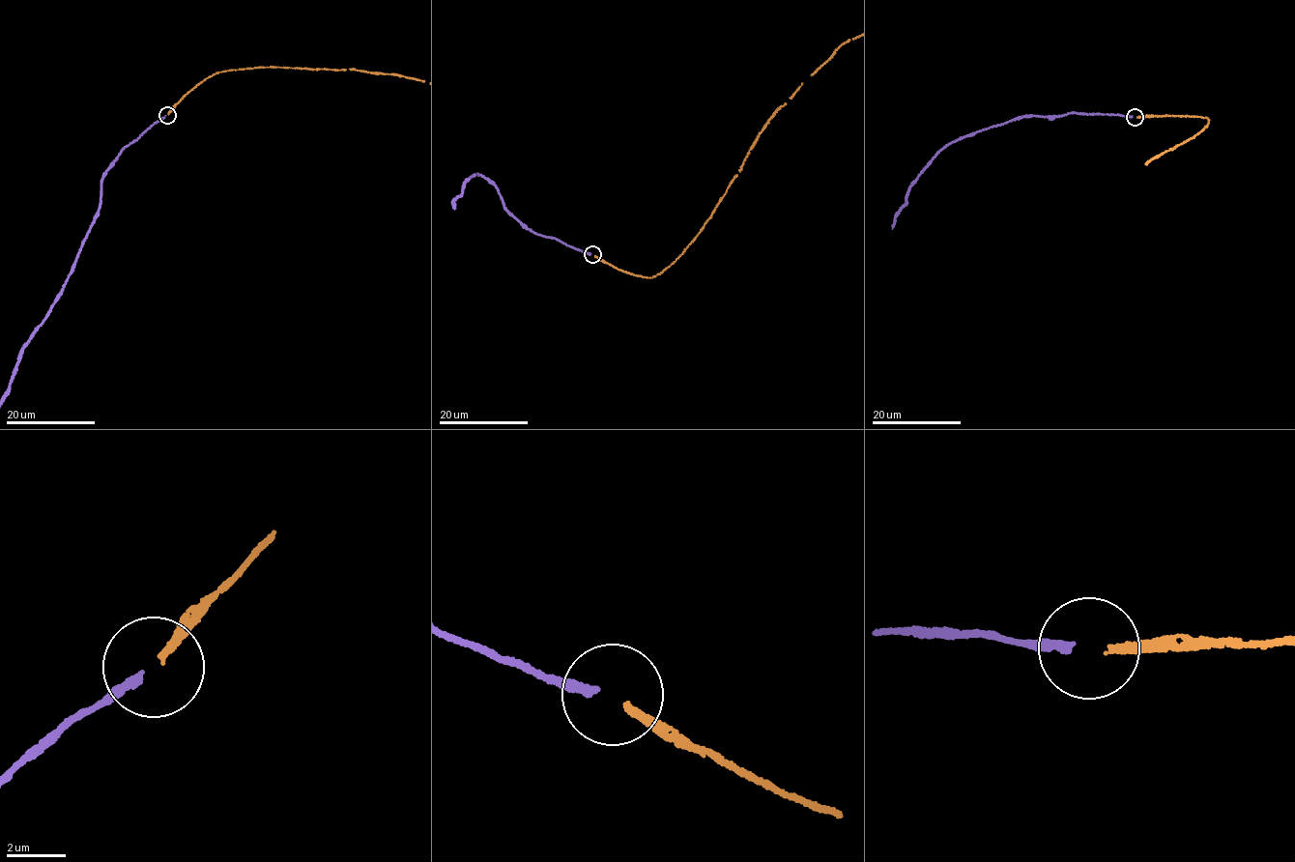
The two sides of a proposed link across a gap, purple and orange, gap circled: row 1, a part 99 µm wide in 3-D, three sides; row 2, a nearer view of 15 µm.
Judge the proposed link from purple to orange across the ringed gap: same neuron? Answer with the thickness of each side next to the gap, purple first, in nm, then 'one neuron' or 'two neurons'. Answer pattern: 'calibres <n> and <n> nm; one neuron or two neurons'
calibres 280 and 260 nm; one neuron

